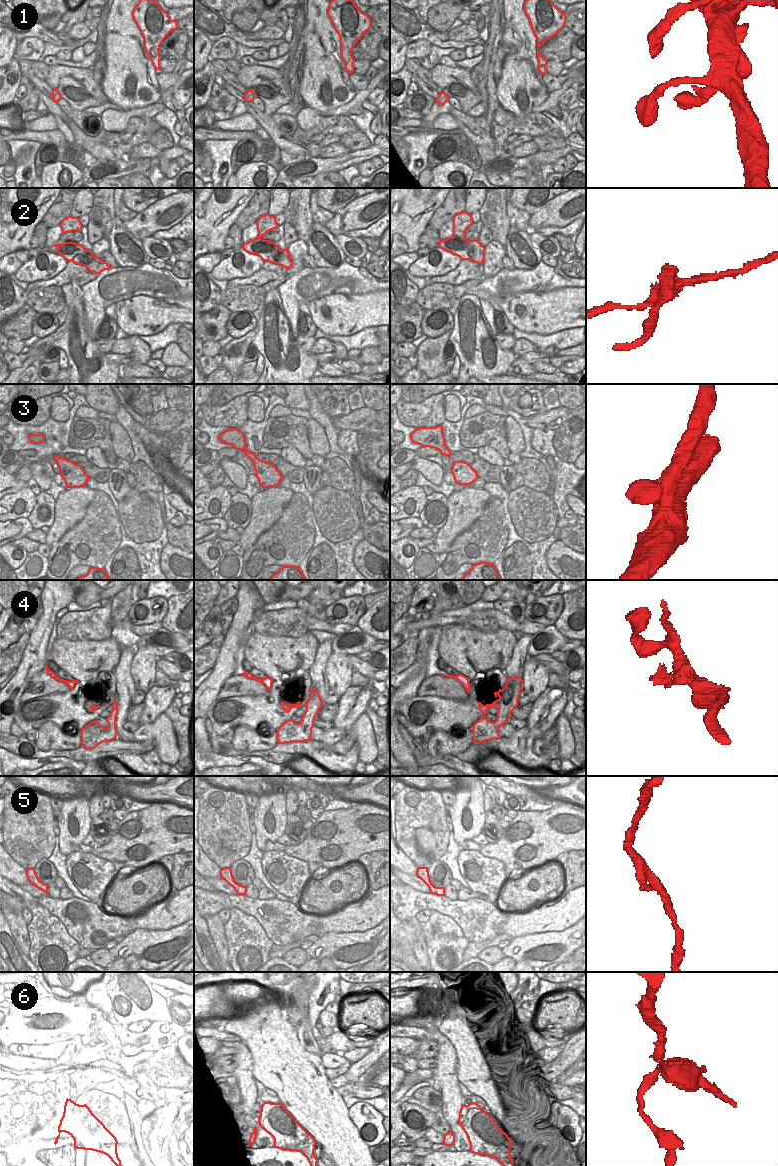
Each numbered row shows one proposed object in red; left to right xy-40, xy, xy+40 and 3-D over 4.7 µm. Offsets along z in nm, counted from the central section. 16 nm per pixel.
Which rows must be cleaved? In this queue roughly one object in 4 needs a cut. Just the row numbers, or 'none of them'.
2, 6

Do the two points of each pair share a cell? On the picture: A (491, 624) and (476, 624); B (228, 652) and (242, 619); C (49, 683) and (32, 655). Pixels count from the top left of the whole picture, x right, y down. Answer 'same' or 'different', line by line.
A: same
B: same
C: different

